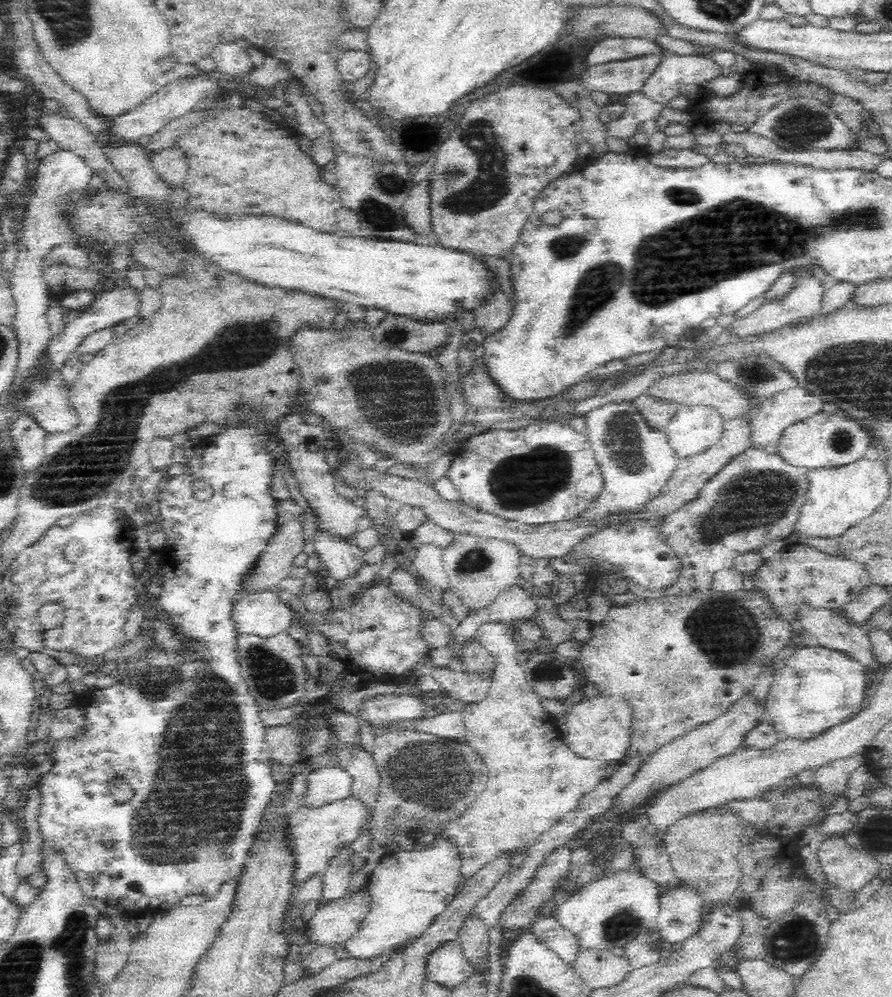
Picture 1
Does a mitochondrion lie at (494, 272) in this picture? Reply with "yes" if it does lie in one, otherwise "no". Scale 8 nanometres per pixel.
no

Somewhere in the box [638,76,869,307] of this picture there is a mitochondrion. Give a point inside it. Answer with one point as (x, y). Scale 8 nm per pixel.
(802, 125)

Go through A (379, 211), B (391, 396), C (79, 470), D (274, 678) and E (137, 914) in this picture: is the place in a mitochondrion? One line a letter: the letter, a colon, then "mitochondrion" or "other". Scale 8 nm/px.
A: mitochondrion
B: mitochondrion
C: mitochondrion
D: mitochondrion
E: other

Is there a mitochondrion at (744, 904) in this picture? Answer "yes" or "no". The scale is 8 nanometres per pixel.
no

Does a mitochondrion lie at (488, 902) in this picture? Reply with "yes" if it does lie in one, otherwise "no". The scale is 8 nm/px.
no

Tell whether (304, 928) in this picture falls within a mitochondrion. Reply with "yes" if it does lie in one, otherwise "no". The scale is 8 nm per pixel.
no

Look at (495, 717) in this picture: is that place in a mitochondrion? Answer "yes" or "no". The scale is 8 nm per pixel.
no

